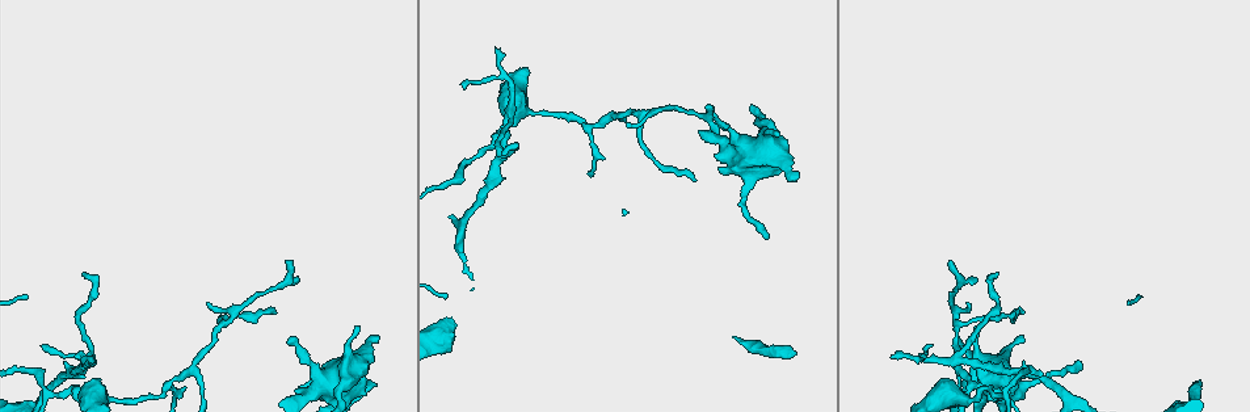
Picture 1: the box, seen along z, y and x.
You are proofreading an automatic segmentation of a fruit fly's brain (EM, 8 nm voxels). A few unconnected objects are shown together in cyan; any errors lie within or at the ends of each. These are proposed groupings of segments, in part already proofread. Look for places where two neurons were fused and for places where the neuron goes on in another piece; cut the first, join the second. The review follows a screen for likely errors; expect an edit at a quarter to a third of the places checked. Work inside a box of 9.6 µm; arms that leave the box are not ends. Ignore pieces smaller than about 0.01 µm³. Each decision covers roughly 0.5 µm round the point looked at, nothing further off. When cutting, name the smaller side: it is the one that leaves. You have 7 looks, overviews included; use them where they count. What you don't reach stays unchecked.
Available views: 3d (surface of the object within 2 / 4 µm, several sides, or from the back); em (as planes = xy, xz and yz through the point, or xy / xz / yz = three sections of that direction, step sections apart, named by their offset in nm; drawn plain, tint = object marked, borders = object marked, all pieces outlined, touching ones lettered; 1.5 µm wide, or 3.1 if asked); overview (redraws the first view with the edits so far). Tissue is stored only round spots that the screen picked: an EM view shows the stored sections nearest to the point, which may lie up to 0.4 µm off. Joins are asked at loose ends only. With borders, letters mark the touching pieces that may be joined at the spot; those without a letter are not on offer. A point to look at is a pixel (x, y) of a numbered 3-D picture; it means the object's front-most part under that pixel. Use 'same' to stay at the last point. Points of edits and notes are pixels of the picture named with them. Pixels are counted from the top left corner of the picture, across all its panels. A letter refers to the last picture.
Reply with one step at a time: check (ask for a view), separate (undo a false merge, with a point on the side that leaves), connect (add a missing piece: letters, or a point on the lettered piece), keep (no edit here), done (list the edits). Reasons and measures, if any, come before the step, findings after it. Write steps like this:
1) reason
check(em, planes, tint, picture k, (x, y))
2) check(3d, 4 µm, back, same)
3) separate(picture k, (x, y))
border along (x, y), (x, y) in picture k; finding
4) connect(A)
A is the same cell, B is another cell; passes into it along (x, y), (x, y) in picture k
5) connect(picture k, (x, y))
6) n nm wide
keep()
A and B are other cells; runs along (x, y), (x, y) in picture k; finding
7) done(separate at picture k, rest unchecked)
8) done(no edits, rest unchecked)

thick turns thin
check(em, planes, borders, picture 1, (979, 396))

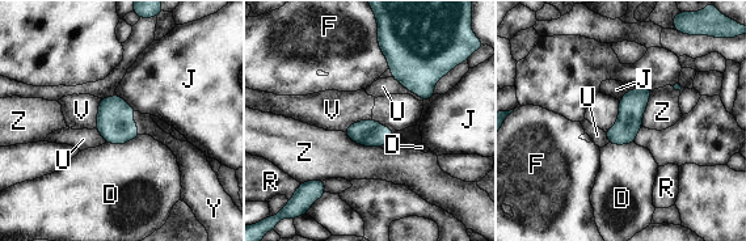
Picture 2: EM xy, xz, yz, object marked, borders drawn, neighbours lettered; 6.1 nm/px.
160 nm wide
keep()
D, F, J, R, U, V, Y and Z are other cells; border along (344, 132), (363, 146), (380, 147) in picture 2; all the same neuron

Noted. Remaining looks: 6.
an open end
check(em, planes, borders, picture 1, (84, 272))

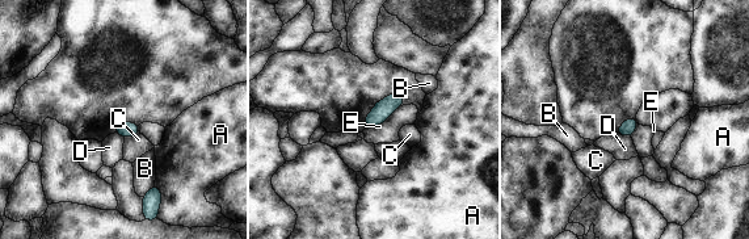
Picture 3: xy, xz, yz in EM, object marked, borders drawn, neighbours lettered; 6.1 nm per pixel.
keep()
A, B, C, D and E are other cells; border along (396, 108), (384, 121), (367, 128) in picture 3; no lettered piece goes on from it

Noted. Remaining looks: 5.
thin end
check(em, planes, borders, picture 1, (960, 346))

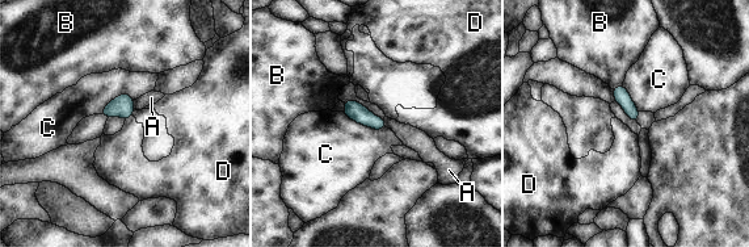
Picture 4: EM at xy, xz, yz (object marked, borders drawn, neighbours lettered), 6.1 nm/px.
keep()
A, B, C and D are other cells; border along (131, 114), (125, 121) in picture 4; no lettered piece goes on from it

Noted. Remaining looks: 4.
done(no edits, rest unchecked)

